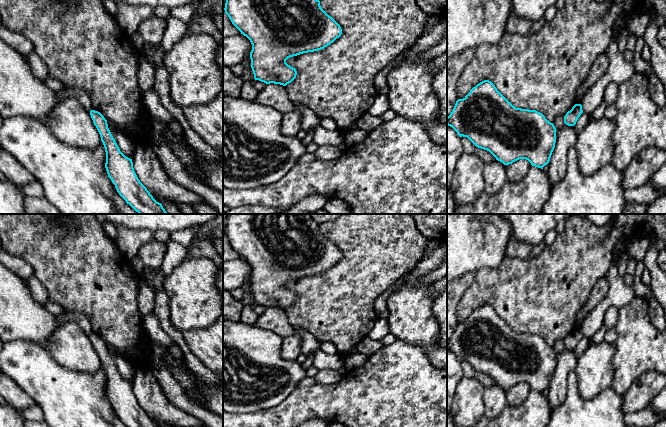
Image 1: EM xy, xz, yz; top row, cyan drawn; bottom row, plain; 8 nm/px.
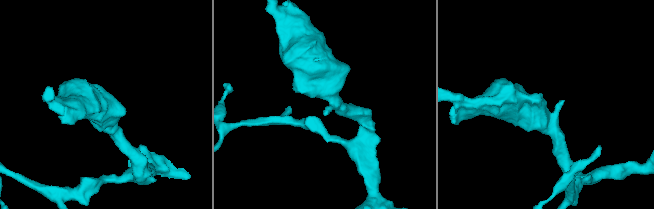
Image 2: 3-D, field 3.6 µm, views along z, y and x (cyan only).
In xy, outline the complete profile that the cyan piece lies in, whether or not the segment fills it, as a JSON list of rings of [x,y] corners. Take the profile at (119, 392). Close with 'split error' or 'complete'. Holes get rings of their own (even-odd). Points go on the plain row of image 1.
[[[95,334],[90,335],[106,376],[105,392],[108,401],[126,427],[159,427],[138,403],[132,383],[126,381],[113,362],[104,340]]] | complete

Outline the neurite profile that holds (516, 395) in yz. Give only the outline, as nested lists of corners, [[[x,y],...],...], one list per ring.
[[[519,383],[512,388],[505,389],[507,405],[511,407],[522,404],[531,391],[531,387],[526,383]]]

